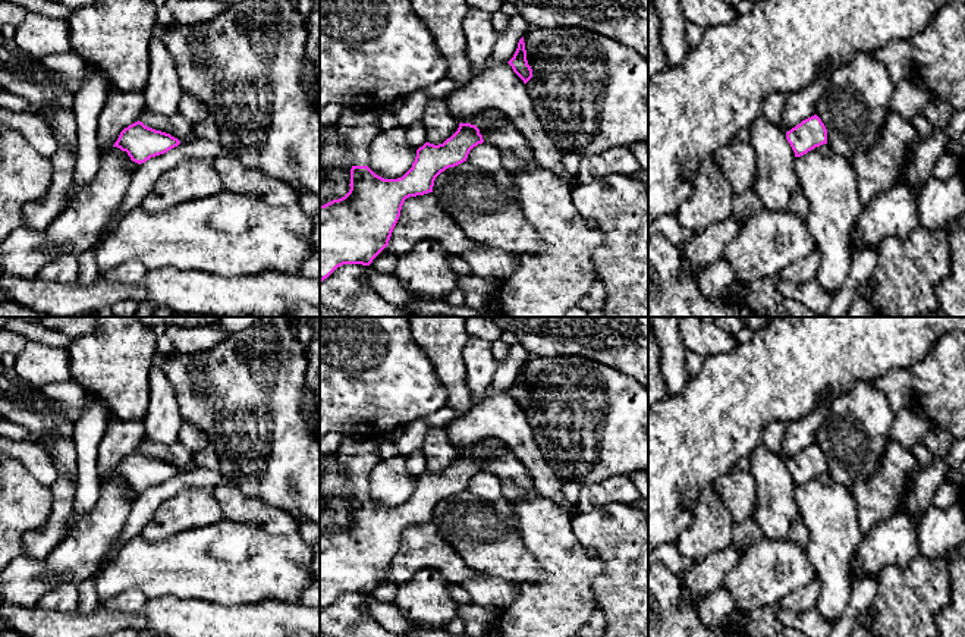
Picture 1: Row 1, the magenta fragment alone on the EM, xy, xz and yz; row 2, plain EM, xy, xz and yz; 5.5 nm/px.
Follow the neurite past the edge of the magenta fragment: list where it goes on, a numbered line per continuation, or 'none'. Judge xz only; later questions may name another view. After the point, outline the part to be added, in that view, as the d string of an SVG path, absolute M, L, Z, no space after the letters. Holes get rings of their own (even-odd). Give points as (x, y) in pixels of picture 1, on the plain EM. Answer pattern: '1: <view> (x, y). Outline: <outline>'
1: xz (358, 457). Outline: M343 436L336 451L336 459L346 470L349 492L352 495L368 495L371 498L370 476L381 461L378 437L355 439Z

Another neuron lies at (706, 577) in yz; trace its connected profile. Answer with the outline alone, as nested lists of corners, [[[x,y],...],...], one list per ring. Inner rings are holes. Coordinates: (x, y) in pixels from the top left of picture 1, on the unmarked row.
[[[727,546],[691,568],[679,577],[682,584],[682,600],[700,605],[710,593],[717,590],[727,571],[733,568],[746,547]]]

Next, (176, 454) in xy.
[[[145,434],[139,445],[139,451],[155,459],[170,462],[180,471],[186,471],[195,467],[194,452],[179,440],[172,445],[163,445],[150,440],[148,436]]]

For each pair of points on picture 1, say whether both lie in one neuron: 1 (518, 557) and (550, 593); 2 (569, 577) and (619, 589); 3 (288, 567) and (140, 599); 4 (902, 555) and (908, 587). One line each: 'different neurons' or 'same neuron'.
1: different neurons
2: different neurons
3: different neurons
4: different neurons

